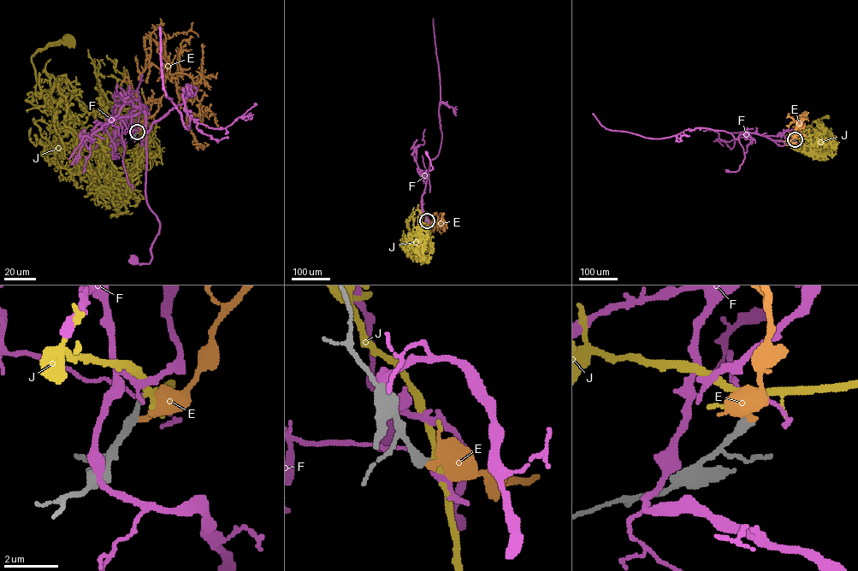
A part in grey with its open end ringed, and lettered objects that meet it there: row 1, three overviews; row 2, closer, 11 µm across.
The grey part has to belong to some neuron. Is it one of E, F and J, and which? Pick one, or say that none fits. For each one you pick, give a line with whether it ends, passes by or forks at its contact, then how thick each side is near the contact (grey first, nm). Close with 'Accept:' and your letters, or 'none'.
J: it forks | 260/190 nm
Accept: J

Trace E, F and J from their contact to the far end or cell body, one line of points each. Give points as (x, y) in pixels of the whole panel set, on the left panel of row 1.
E: (136, 132), (157, 110), (165, 78), (171, 74), (196, 144), (203, 149), (209, 144), (204, 142)
F: (136, 132), (122, 97), (114, 119), (144, 114), (145, 197), (160, 225), (149, 263), (134, 261)
J: (137, 132), (149, 132), (134, 164), (123, 172), (83, 147), (62, 143), (32, 56), (68, 37)

